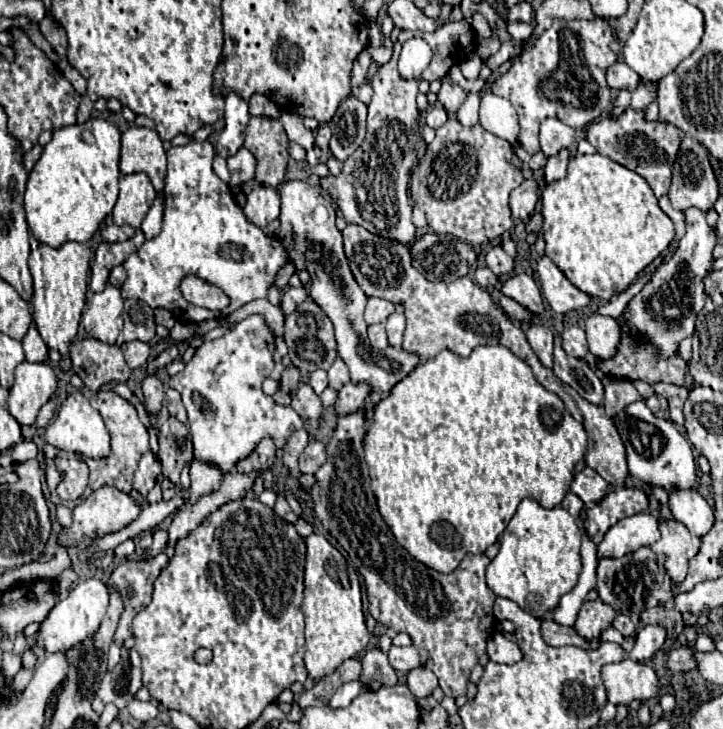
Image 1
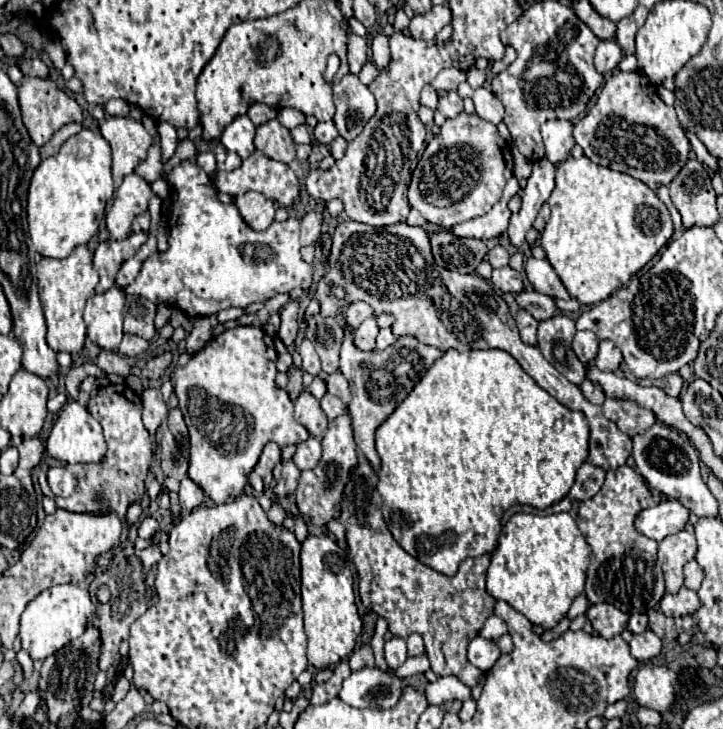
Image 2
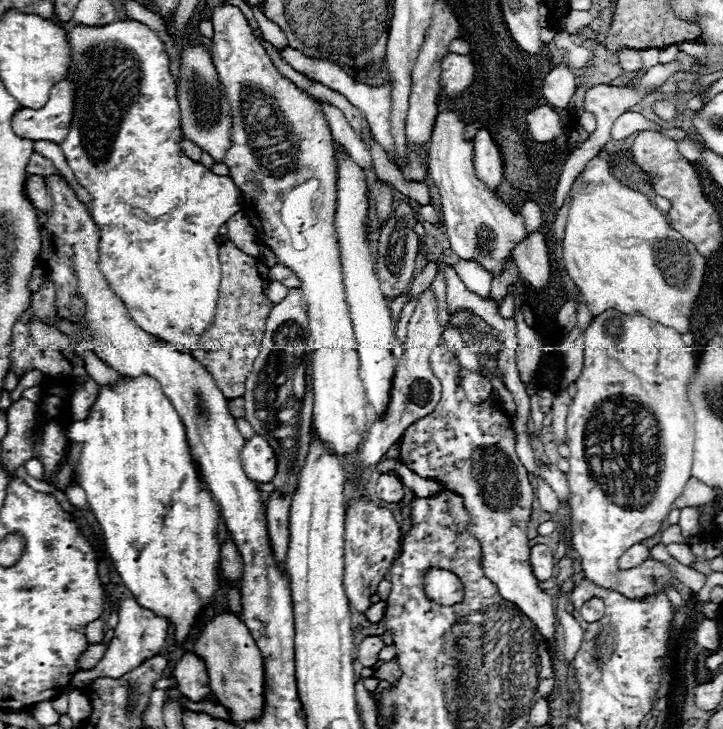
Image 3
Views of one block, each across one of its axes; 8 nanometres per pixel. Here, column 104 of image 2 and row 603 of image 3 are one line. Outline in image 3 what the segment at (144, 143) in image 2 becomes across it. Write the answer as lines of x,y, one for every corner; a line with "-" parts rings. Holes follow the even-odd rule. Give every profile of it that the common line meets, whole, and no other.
126,596
118,608
118,616
120,616
120,622
118,626
114,628
114,638
112,642
108,644
108,650
104,654
104,658
98,662
96,668
84,672
76,672
72,676
72,684
78,686
78,688
84,688
88,686
92,680
96,678
102,678
102,676
110,676
110,678
120,678
124,676
126,672
134,670
138,664
142,664
144,660
152,658
154,654
162,652
164,644
166,644
166,638
168,638
168,628
170,628
170,622
146,608
142,608
136,600
136,596

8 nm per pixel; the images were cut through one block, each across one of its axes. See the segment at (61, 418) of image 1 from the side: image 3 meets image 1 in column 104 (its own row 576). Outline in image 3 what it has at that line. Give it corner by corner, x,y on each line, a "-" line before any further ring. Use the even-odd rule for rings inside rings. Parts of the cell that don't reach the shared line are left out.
432,570
426,576
426,592
438,604
456,604
462,600
462,582
456,574
446,570

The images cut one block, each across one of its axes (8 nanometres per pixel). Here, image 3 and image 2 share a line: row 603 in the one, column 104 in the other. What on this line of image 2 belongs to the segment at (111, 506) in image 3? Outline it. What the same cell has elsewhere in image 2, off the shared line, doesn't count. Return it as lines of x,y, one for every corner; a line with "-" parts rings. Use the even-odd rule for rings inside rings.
80,130
62,148
38,164
28,190
28,226
34,248
42,256
66,258
74,246
88,244
104,220
106,202
114,196
110,144
96,130

